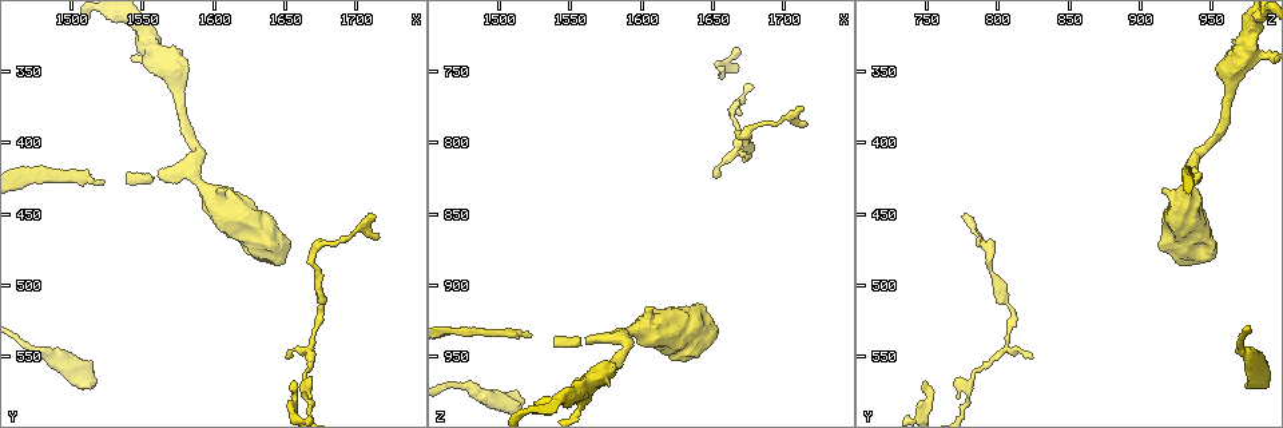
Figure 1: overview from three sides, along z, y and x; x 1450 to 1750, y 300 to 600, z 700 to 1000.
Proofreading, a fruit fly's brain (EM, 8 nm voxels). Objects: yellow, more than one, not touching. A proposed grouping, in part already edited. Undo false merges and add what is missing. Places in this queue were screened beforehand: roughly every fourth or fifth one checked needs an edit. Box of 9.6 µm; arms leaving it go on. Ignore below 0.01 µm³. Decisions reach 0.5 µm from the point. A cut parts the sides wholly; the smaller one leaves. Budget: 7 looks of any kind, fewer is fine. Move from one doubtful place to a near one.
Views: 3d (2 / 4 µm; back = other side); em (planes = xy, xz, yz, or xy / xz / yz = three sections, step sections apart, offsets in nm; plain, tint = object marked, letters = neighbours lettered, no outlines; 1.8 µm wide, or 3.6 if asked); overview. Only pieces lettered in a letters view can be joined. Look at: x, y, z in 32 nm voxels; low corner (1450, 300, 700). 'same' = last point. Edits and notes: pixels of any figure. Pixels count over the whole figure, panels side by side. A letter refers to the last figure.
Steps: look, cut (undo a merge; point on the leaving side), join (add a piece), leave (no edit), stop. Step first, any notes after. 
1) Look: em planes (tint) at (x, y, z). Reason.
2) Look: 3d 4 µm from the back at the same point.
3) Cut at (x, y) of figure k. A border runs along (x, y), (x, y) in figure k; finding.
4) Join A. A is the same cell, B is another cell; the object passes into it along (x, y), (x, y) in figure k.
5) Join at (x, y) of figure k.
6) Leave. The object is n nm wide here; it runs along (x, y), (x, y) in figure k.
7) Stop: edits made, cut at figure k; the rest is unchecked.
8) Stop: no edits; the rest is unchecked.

Look: em 3.6 µm planes (tint) at (1606, 446, 930). Sudden change in width.

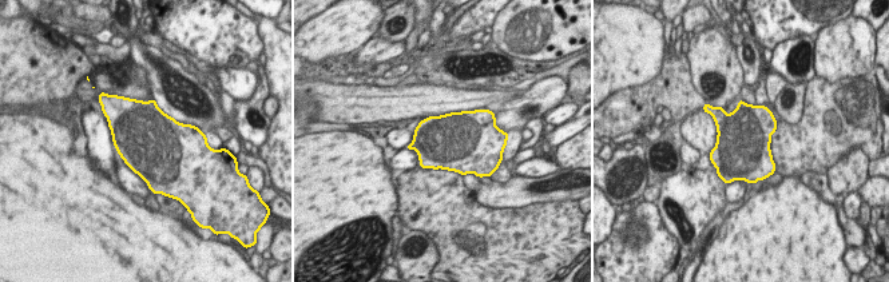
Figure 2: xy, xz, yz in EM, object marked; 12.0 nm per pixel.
Look: em 3.6 µm planes (letters) at the same point.

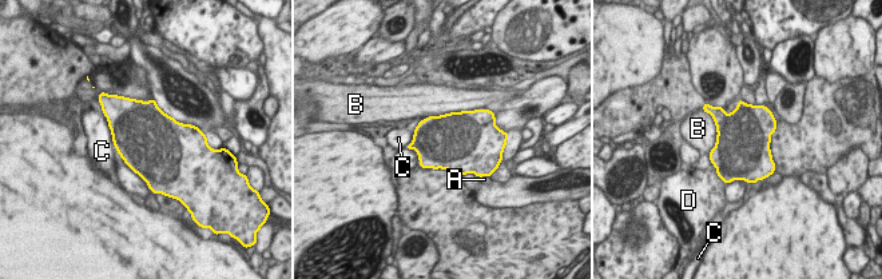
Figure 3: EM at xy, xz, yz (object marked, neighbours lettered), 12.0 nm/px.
Leave. The longest contact is with B, 650 nm; A, B, C and D are other cells; a border runs along (476, 108), (429, 115), (422, 119) in figure 3; all the same cell.

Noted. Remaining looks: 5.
Look: 3d 2 µm from the back at (1656, 570, 746).

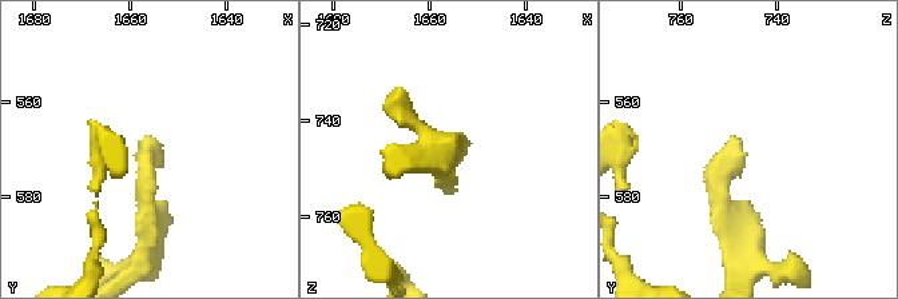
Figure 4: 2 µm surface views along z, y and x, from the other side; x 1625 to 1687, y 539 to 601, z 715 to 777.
Look: em planes (letters) at (1654, 568, 747).

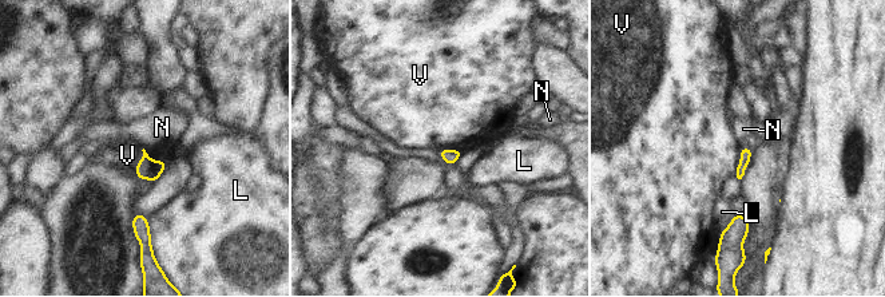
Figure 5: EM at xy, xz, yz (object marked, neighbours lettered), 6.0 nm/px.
Leave. L, N and V are other cells; a border runs along (741, 147), (735, 175) in figure 5; none of them fits.

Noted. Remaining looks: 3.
Look: 3d 4 µm at (1714, 452, 776). Tapers out.

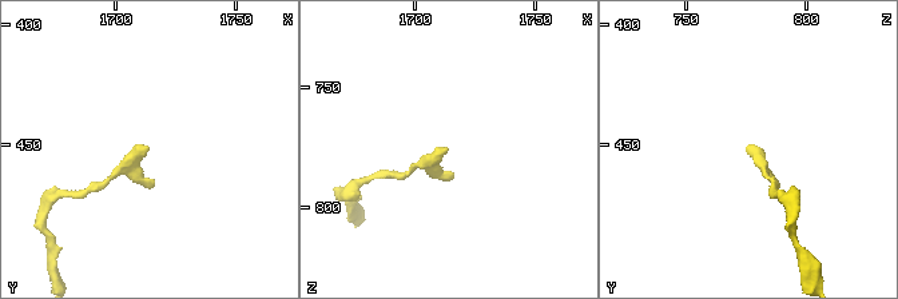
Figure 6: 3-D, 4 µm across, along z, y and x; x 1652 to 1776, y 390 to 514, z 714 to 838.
Look: em xz step 8 (tint) at (1712, 450, 776).

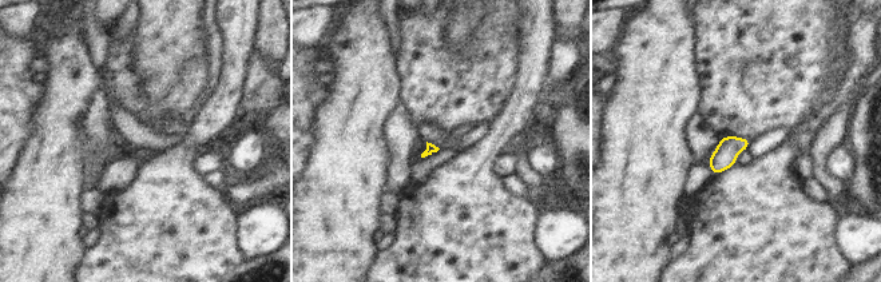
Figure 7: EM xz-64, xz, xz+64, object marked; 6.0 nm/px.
Look: em xy step 16 (letters) at the same point. Another direction.

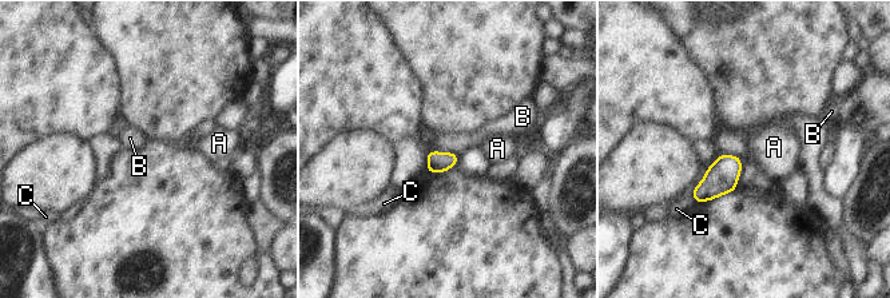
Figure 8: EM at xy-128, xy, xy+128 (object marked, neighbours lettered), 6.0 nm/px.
Leave. A, B and C are other cells; a border runs along (432, 150), (453, 151), (457, 155) in figure 8; no lettered piece goes on from it.

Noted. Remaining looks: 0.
Stop: no edits; the rest is unchecked.

